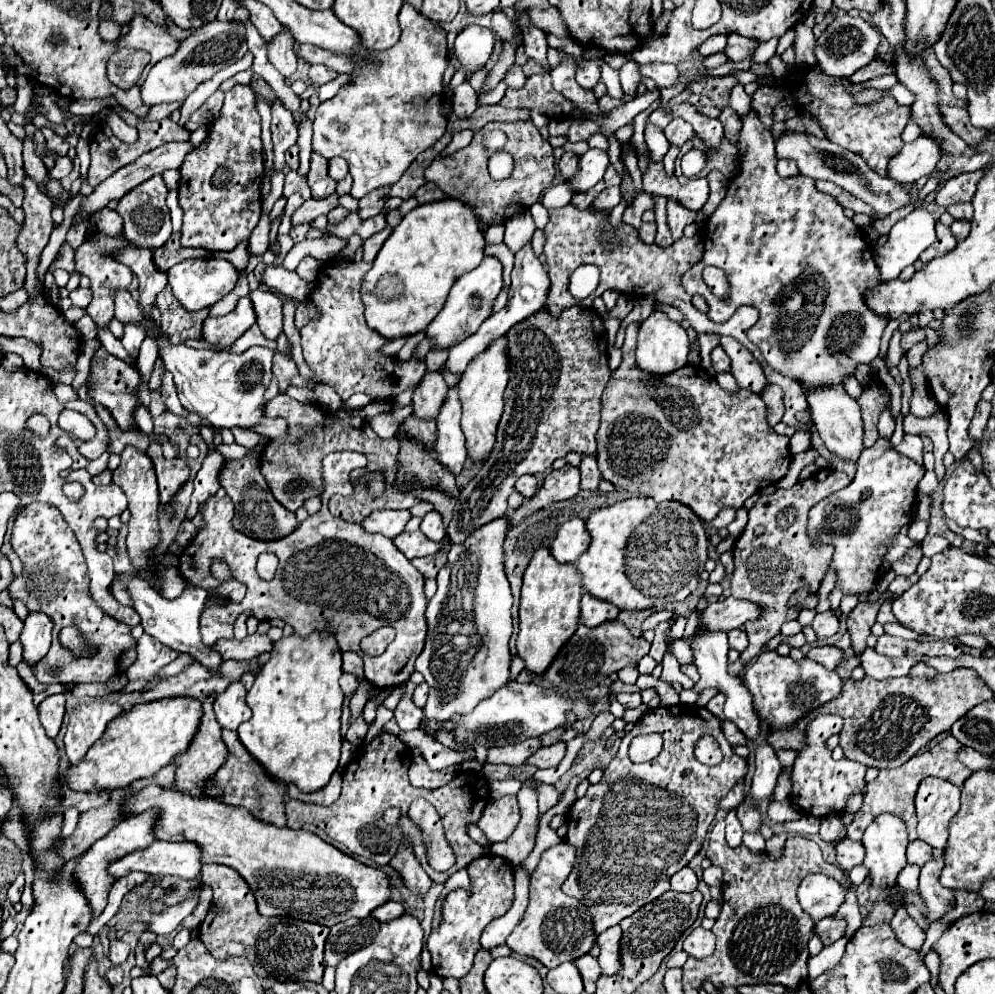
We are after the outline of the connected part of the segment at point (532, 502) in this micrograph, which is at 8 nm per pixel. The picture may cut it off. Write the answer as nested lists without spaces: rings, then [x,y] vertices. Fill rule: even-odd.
[[[564,465],[558,471],[552,471],[550,475],[546,475],[542,487],[538,489],[538,493],[528,499],[522,507],[518,507],[516,511],[510,511],[510,525],[522,523],[524,517],[528,517],[532,511],[538,511],[540,507],[546,507],[554,501],[564,501],[574,497],[580,491],[580,471],[574,465]]]

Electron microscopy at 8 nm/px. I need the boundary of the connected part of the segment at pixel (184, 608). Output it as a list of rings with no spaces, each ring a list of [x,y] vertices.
[[[120,573],[120,581],[126,585],[126,591],[132,599],[132,607],[140,615],[140,619],[142,619],[140,623],[148,635],[152,635],[154,639],[158,639],[160,643],[164,643],[168,647],[174,647],[180,653],[194,655],[202,665],[206,665],[210,669],[216,669],[222,663],[222,659],[216,651],[202,645],[200,631],[198,631],[198,617],[204,609],[206,597],[208,597],[208,593],[204,589],[194,587],[194,585],[186,585],[186,589],[180,597],[166,599],[154,587],[150,587],[150,583],[146,579],[142,579],[134,573]]]

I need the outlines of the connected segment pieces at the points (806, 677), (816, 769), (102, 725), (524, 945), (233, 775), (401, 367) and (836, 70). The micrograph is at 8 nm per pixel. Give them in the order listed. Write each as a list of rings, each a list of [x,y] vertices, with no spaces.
[[[764,651],[762,655],[758,655],[756,661],[746,667],[744,675],[740,675],[740,679],[754,699],[752,705],[758,719],[768,729],[778,729],[778,731],[792,727],[810,711],[836,699],[844,685],[844,681],[838,677],[836,671],[828,671],[824,665],[808,657],[796,661],[790,655],[784,657],[778,655],[776,651]]]
[[[818,715],[812,723],[808,723],[806,729],[806,741],[808,745],[798,751],[798,757],[794,761],[792,771],[792,793],[790,801],[806,815],[814,817],[826,817],[826,815],[840,815],[846,809],[848,799],[852,793],[862,791],[866,795],[866,767],[862,763],[852,763],[850,759],[834,761],[830,751],[826,749],[826,740],[842,730],[840,715]]]
[[[80,703],[68,723],[64,735],[66,755],[72,765],[78,765],[84,759],[86,751],[104,735],[108,723],[116,719],[124,709],[118,703]]]
[[[562,841],[548,851],[544,851],[538,867],[530,876],[530,903],[522,917],[522,921],[514,927],[506,945],[520,955],[536,957],[548,969],[554,969],[560,963],[574,961],[580,955],[588,953],[596,943],[596,935],[592,931],[592,917],[586,917],[580,901],[562,893],[560,885],[566,881],[566,875],[572,871],[572,863],[576,857],[576,849]]]
[[[222,729],[222,739],[230,751],[228,761],[224,763],[224,767],[220,767],[220,771],[216,773],[216,777],[212,779],[210,787],[208,787],[208,795],[216,797],[228,805],[234,807],[246,807],[252,815],[256,815],[256,819],[274,823],[276,827],[286,827],[286,813],[284,813],[284,793],[286,793],[286,785],[282,781],[272,779],[264,767],[252,759],[252,755],[248,753],[248,749],[240,743],[238,733],[230,731],[230,729]]]
[[[328,263],[318,279],[318,289],[312,293],[310,301],[322,311],[318,321],[312,321],[300,329],[304,359],[312,373],[326,385],[330,385],[342,401],[354,393],[364,393],[374,401],[392,399],[408,389],[412,389],[426,371],[426,361],[420,361],[416,353],[408,361],[384,355],[382,347],[390,341],[378,331],[370,329],[364,319],[364,303],[360,295],[362,279],[372,263]]]
[[[838,17],[834,19],[826,31],[820,35],[816,45],[816,59],[820,69],[830,77],[850,77],[860,67],[868,65],[872,59],[876,59],[880,47],[880,33],[874,25],[866,23],[862,17]]]

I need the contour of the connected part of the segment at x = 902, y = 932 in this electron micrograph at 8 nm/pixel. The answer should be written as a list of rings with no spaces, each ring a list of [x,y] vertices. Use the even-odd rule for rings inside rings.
[[[898,907],[892,921],[890,921],[896,937],[906,945],[906,947],[912,947],[912,949],[920,949],[926,935],[924,931],[916,925],[916,921],[906,913],[904,907]]]

